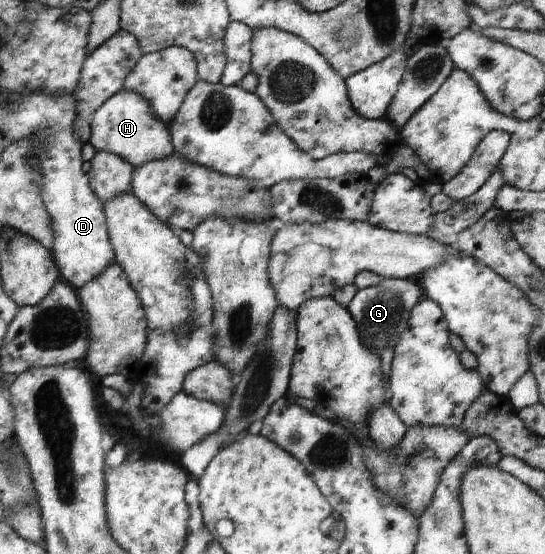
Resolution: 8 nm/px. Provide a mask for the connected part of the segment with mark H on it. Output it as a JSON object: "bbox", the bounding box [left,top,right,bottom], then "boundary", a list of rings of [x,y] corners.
{"bbox":[89,88,174,168],"boundary":[[[122,88],[93,112],[89,126],[89,144],[95,152],[109,152],[127,162],[131,168],[139,167],[145,162],[173,158],[174,153],[166,124],[157,120],[149,110],[149,104],[143,102],[139,94],[133,94]]]}

